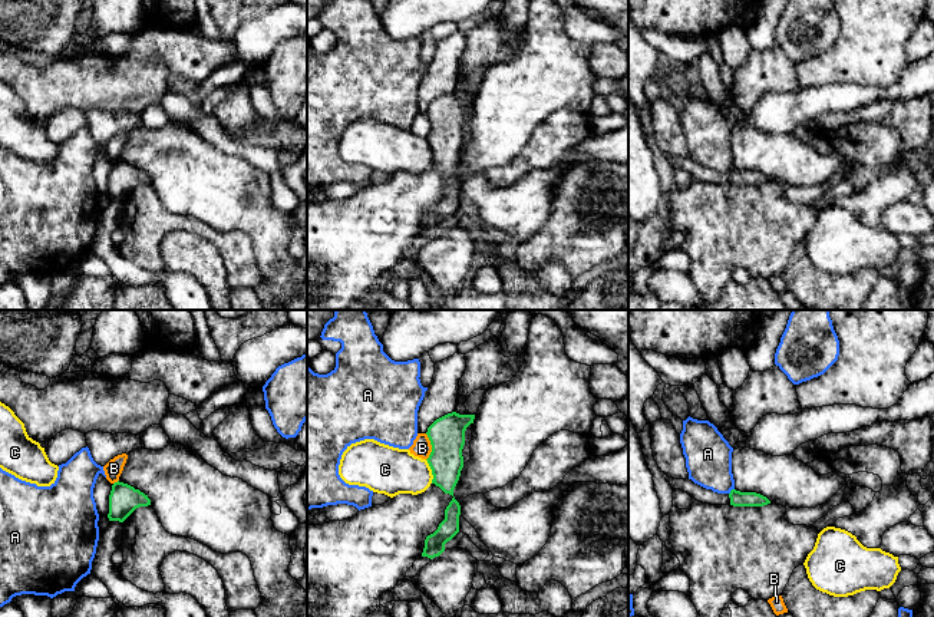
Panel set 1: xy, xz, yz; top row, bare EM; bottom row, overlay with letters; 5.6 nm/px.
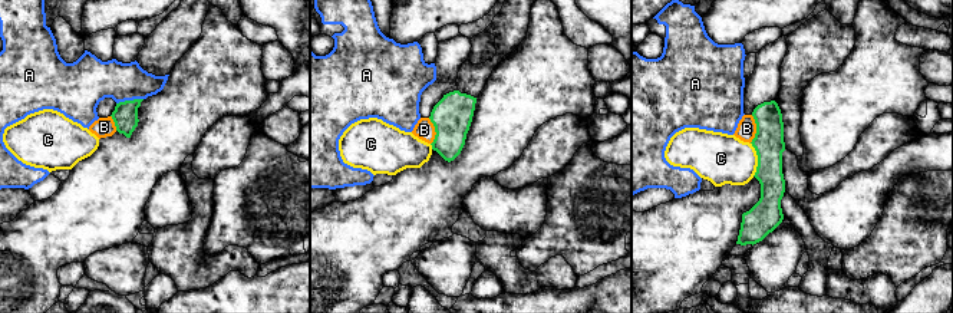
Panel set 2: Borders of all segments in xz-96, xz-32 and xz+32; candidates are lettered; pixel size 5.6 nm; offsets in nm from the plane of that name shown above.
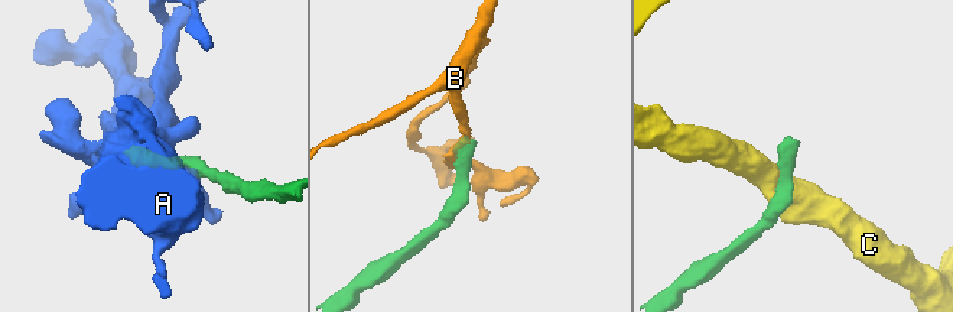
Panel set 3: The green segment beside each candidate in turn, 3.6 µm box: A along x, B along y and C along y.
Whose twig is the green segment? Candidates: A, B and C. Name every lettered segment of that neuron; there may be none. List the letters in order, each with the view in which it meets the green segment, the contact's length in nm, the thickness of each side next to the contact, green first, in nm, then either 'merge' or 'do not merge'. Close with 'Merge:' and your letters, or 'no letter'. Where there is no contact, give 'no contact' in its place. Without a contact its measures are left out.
A: yz | 50 nm | 90/260 nm | do not merge
B: xz | 150 nm | 200/110 nm | do not merge
C: xz | 140 nm | 200/260 nm | do not merge
Merge: no letter

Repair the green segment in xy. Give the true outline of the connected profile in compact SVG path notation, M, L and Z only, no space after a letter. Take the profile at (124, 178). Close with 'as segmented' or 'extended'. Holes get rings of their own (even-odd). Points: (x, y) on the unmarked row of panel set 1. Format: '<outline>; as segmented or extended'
M115 161L109 174L109 199L123 201L136 187L151 184L148 174L133 165Z; as segmented

